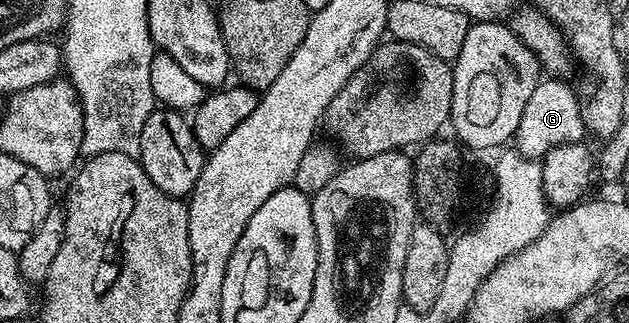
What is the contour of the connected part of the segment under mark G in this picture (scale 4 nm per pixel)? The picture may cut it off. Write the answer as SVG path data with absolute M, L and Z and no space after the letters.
M545 77L535 85L527 105L523 108L523 117L519 117L519 129L515 136L515 147L528 159L540 160L548 151L559 145L580 143L587 132L581 116L581 99L565 84L561 77Z

